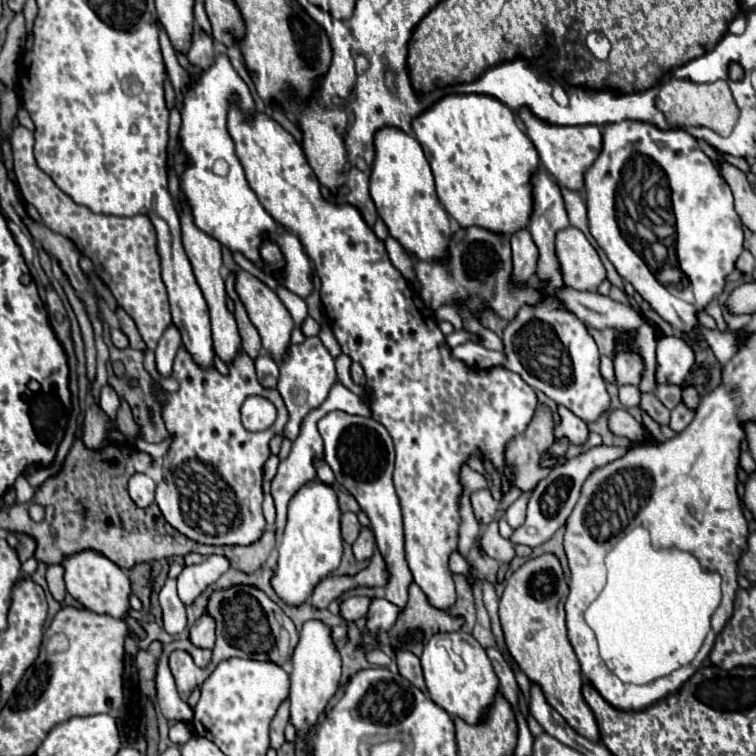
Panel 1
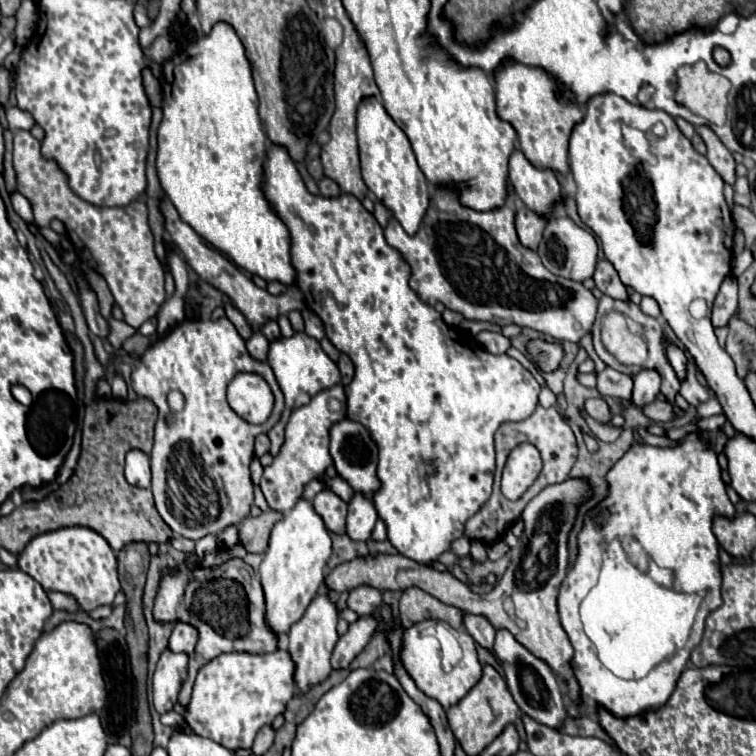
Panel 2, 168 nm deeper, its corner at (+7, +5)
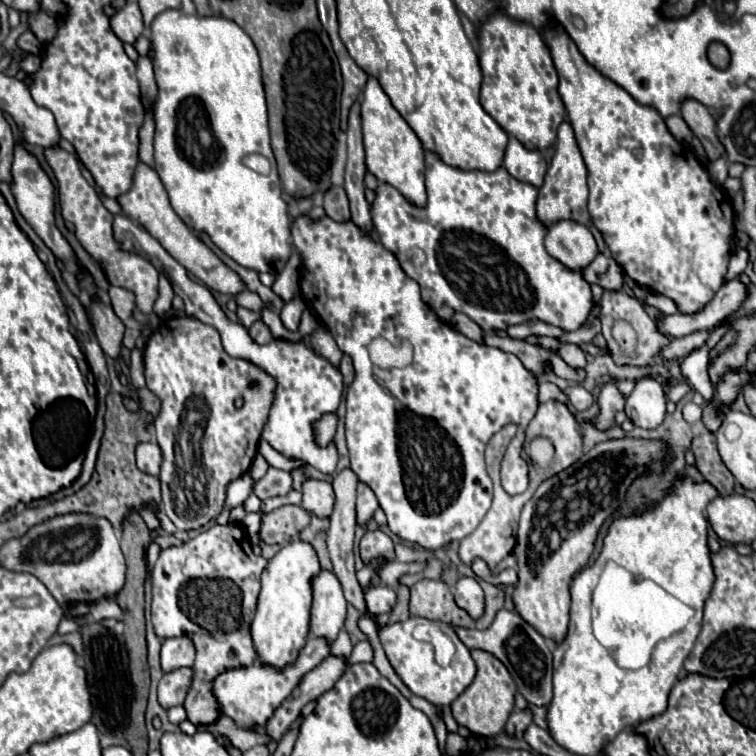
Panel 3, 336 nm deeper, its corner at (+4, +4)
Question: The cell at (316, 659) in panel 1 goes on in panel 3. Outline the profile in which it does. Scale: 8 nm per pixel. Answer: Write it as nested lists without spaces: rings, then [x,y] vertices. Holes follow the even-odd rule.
[[[320,571],[312,581],[314,603],[310,613],[310,633],[324,637],[328,643],[334,643],[340,627],[346,621],[346,599],[342,587],[332,571]]]

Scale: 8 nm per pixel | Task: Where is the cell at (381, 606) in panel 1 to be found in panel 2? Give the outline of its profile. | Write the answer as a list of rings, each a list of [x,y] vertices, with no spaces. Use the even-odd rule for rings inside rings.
[[[363,616],[349,626],[349,632],[339,638],[333,650],[333,656],[331,656],[333,670],[345,670],[351,664],[351,660],[355,660],[357,654],[361,654],[361,650],[367,646],[367,642],[375,632],[375,626],[377,622],[371,616]]]

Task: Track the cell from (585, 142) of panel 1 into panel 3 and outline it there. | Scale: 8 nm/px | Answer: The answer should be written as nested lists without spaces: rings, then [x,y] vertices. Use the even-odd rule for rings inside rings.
[[[494,13],[486,25],[478,29],[478,51],[480,51],[480,67],[482,67],[482,89],[480,89],[480,103],[482,107],[494,117],[494,121],[510,135],[514,135],[524,147],[546,151],[556,141],[556,131],[566,117],[564,101],[558,93],[558,75],[552,63],[548,45],[544,43],[542,33],[532,27],[530,23],[520,23],[510,19],[504,13]]]

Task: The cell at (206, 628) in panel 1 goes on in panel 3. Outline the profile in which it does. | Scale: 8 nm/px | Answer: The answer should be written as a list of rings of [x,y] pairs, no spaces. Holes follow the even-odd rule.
[[[188,635],[170,637],[164,641],[162,653],[160,653],[162,671],[172,671],[176,667],[192,667],[194,655],[196,655],[196,649]]]

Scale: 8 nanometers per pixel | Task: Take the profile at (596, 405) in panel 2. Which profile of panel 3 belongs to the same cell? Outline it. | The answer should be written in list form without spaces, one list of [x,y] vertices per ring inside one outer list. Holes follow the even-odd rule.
[[[580,385],[566,389],[566,395],[570,399],[570,407],[574,407],[576,411],[584,411],[584,409],[588,409],[594,403],[592,395],[584,387],[580,387]]]

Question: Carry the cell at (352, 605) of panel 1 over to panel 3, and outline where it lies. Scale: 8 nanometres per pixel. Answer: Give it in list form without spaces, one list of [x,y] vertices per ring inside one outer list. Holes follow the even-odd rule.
[[[386,585],[370,587],[364,593],[366,599],[366,609],[370,615],[380,615],[380,613],[390,613],[394,603],[396,603],[396,591]]]

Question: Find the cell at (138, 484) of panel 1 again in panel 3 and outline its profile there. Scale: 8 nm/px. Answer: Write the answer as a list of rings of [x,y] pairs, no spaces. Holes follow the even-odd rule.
[[[148,441],[148,443],[140,443],[136,447],[136,467],[152,477],[158,477],[160,471],[160,463],[162,463],[162,453],[156,441]]]

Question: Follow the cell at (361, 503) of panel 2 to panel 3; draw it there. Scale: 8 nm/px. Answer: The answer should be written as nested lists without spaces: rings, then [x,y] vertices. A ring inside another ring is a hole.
[[[358,483],[358,499],[356,499],[356,521],[364,529],[368,527],[368,521],[374,517],[374,511],[378,509],[378,499],[372,495],[370,487],[364,487],[364,483]]]

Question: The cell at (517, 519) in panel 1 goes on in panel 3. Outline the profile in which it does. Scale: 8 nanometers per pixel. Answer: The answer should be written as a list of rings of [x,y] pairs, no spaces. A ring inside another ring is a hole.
[[[462,577],[462,579],[456,583],[454,597],[456,597],[456,603],[458,603],[474,621],[478,621],[478,619],[484,615],[484,609],[486,609],[484,591],[482,591],[482,587],[478,585],[476,579]]]

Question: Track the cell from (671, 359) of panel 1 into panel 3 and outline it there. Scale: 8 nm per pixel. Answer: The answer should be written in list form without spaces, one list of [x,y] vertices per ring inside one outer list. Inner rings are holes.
[[[654,379],[636,381],[636,387],[626,401],[626,415],[642,429],[658,427],[666,415],[666,397],[662,385]]]

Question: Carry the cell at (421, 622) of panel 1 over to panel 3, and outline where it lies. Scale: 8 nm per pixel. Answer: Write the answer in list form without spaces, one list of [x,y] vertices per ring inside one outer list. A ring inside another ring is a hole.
[[[422,579],[410,589],[410,615],[446,621],[452,627],[464,629],[476,625],[470,615],[456,605],[448,585],[434,579]]]

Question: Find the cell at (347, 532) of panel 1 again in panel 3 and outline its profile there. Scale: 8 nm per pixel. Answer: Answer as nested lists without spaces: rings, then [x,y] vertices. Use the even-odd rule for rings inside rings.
[[[310,479],[304,483],[302,487],[302,507],[320,517],[320,519],[328,519],[332,515],[332,509],[334,509],[334,489],[328,481],[316,481],[316,479]]]

